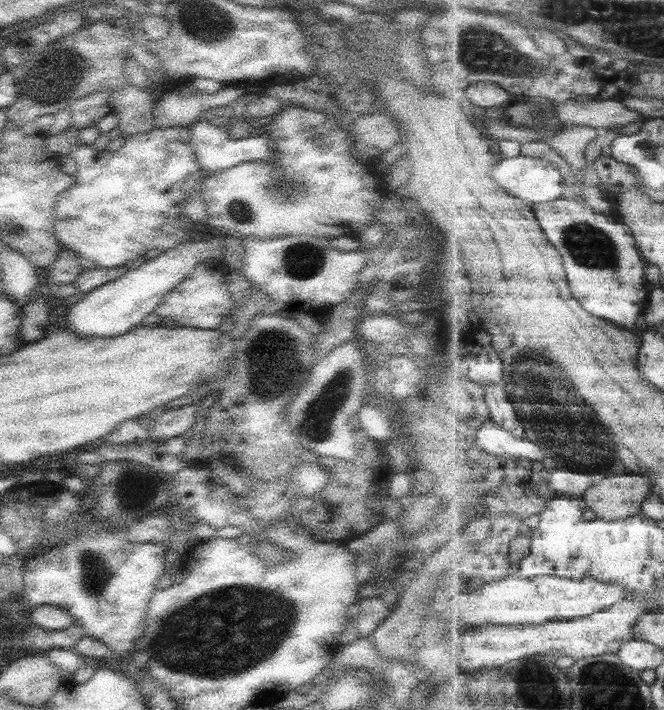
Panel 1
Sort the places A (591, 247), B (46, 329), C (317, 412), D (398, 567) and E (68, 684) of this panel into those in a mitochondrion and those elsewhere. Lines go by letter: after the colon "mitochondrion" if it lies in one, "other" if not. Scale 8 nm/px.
A: mitochondrion
B: other
C: mitochondrion
D: other
E: other

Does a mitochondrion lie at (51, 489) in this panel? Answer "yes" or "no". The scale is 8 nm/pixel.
no

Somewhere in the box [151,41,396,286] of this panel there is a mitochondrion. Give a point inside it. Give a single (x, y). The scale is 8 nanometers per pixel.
(242, 208)

